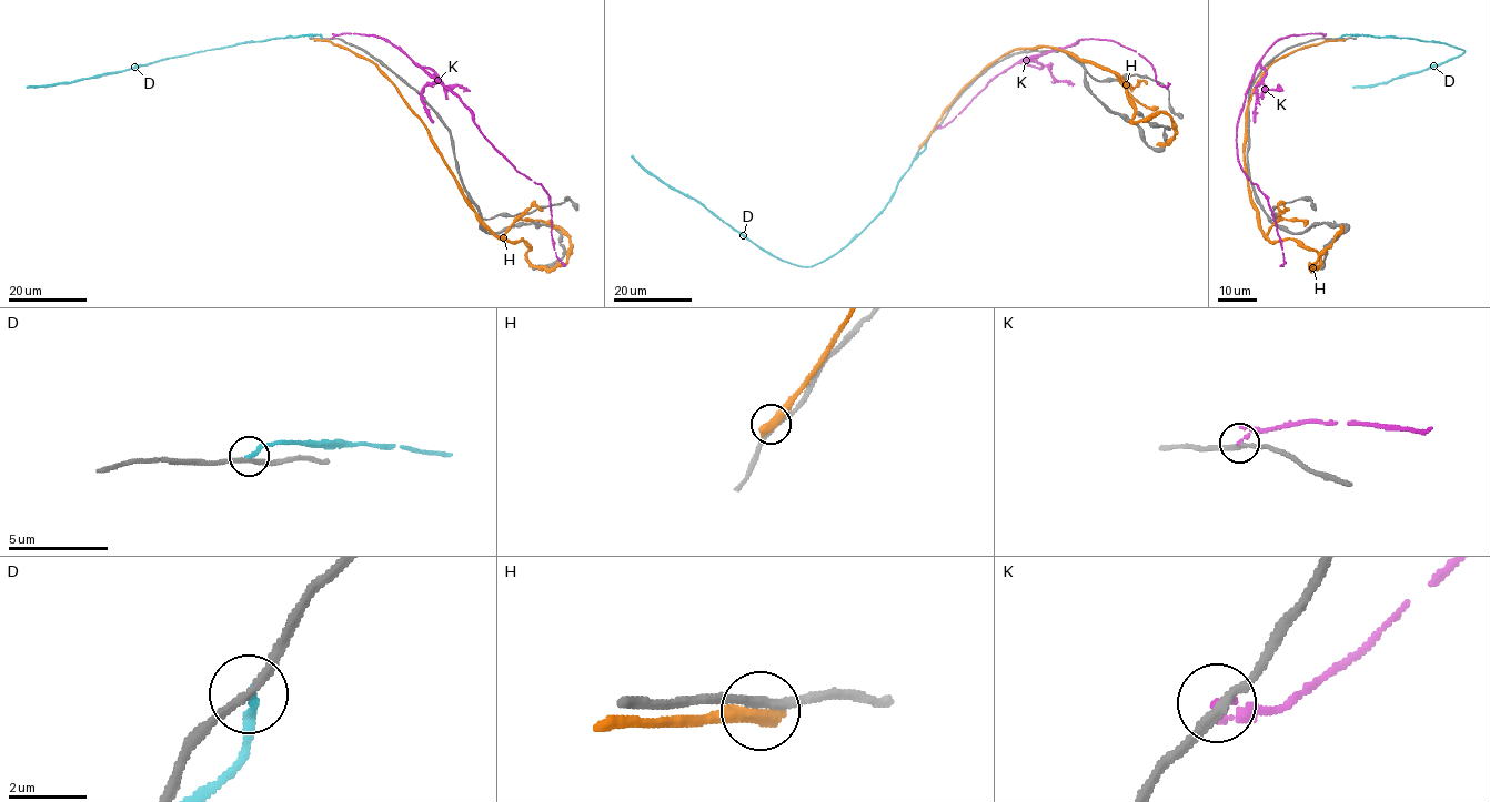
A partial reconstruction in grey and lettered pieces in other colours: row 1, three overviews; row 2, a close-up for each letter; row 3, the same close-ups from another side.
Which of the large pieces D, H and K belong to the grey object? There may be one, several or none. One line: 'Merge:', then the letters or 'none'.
Merge: none

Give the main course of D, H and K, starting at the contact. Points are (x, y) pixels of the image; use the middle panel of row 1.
D: (925, 143), (877, 215), (846, 245), (809, 266), (782, 261), (761, 250), (695, 200), (651, 175), (632, 155)
H: (920, 144), (982, 71), (1038, 47), (1115, 72), (1131, 121), (1166, 112), (1175, 136), (1156, 144)
K: (937, 127), (1019, 61), (1084, 39), (1110, 40), (1136, 51), (1158, 83), (1170, 84)

